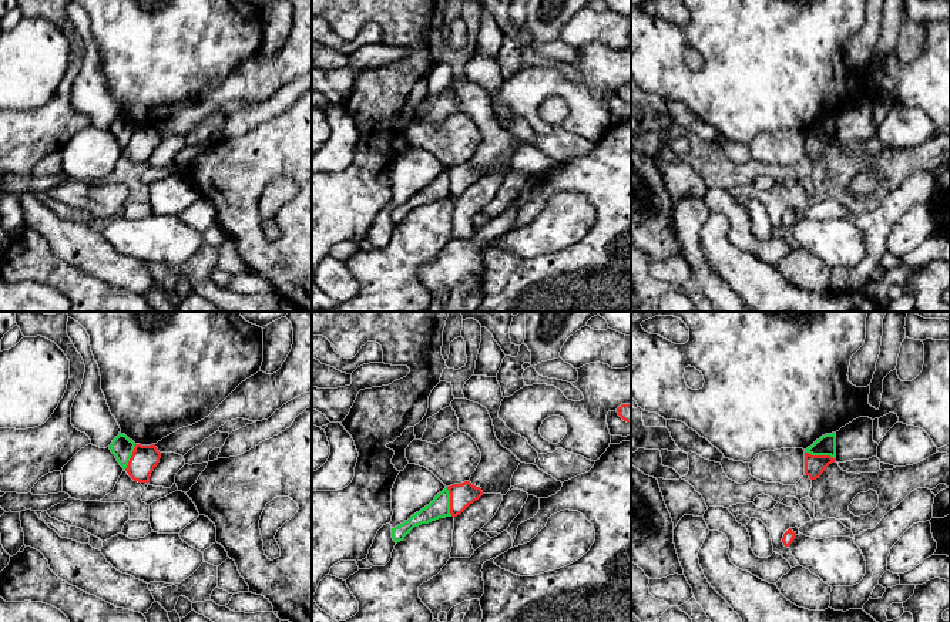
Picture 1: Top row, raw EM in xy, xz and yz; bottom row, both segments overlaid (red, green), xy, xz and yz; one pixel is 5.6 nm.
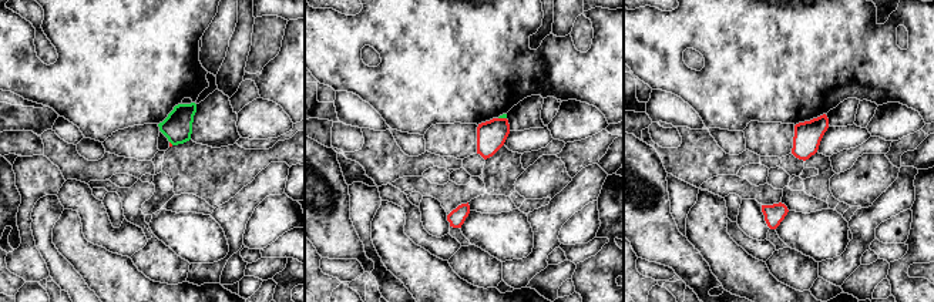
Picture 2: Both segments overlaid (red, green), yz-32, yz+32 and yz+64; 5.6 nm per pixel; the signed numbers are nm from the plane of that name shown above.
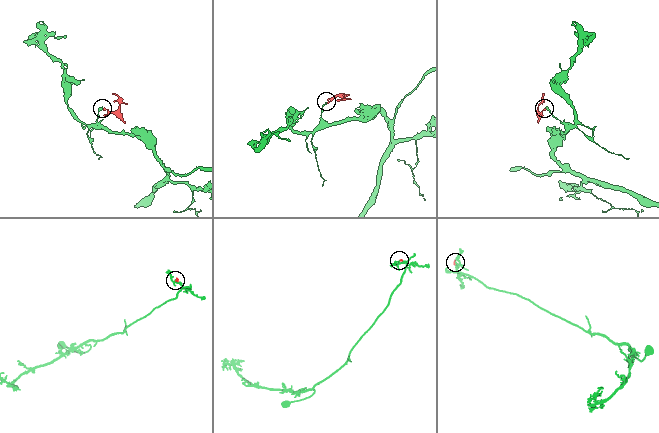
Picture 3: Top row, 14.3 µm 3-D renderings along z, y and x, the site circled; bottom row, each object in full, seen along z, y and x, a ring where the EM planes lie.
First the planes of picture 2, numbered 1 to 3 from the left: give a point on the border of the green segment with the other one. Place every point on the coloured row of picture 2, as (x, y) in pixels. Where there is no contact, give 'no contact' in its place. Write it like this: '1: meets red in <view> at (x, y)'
1: no contact
2: meets red in yz+32 at (503, 118)
3: no contact

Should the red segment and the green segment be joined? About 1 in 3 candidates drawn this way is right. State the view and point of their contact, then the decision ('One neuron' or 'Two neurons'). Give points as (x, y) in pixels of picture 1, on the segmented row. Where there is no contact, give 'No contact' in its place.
Touches red at yz (821, 456). Two neurons

